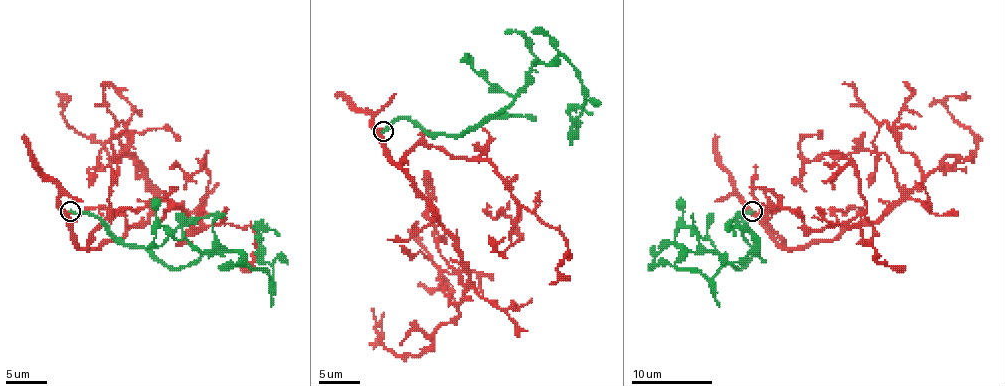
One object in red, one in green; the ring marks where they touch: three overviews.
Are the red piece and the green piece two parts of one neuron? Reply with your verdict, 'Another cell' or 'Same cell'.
Another cell

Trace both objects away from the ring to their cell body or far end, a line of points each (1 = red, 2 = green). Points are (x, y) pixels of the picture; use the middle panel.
1: (384, 130), (384, 151), (454, 242), (469, 282), (458, 314), (420, 355), (392, 353), (379, 325), (369, 345)
2: (384, 130), (406, 118), (460, 134), (562, 53), (586, 100), (574, 136), (570, 112), (592, 114)

